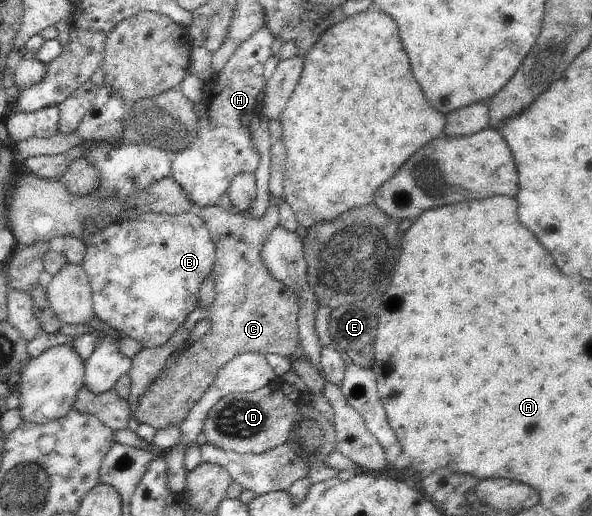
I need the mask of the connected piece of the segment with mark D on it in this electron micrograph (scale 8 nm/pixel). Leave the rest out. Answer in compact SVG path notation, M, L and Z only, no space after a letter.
M276 377L255 392L233 392L218 400L209 411L203 432L209 443L223 450L261 454L289 441L299 404L283 394L282 380Z

